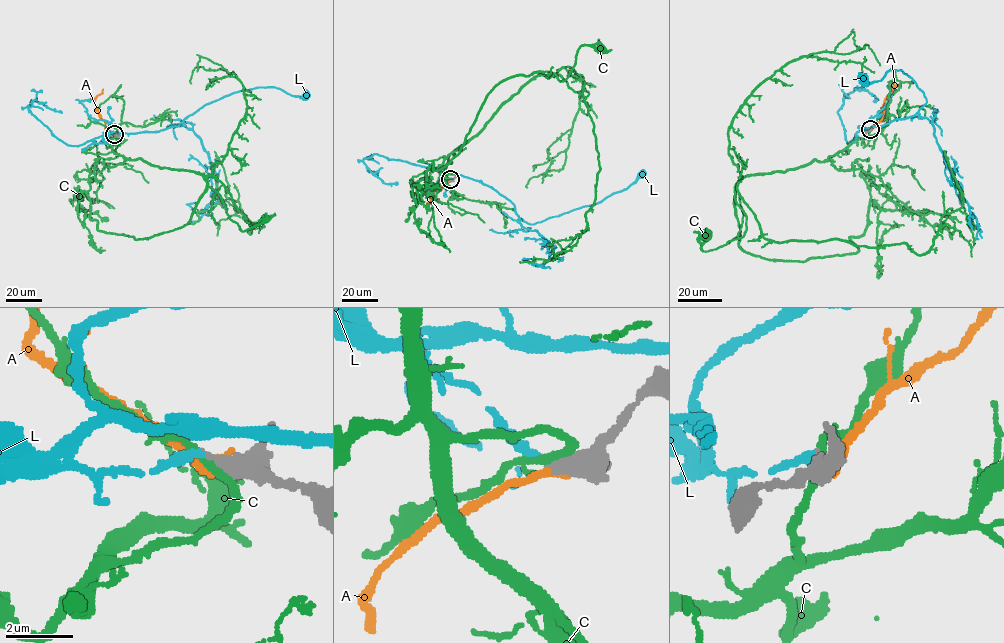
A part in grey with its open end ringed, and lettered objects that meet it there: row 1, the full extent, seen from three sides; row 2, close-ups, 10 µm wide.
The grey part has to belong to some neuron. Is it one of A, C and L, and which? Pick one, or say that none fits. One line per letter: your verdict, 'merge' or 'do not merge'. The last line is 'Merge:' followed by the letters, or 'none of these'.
A: do not merge
C: do not merge
L: merge
Merge: L

